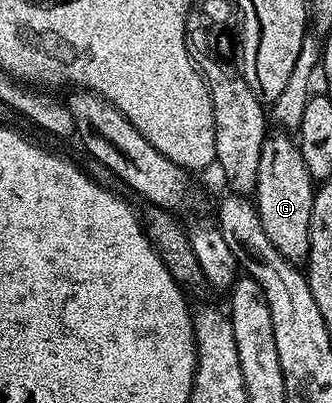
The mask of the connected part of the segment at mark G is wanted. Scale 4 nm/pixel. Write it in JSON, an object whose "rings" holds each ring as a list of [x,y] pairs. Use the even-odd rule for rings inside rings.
{"rings":[[[273,132],[266,136],[263,151],[259,155],[259,175],[255,190],[257,214],[263,231],[267,231],[267,239],[275,243],[275,251],[279,251],[279,255],[283,255],[283,259],[292,265],[300,266],[309,260],[309,228],[315,182],[307,171],[307,163],[303,163],[303,155],[296,140],[288,132]]]}

